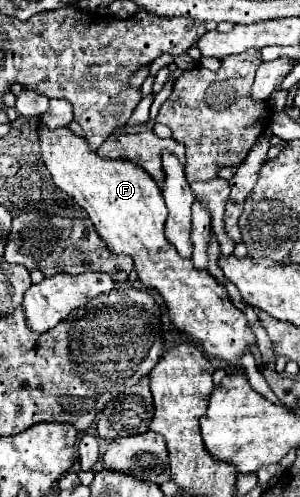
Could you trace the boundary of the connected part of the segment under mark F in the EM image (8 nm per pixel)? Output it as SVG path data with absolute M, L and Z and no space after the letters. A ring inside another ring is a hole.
M38 125L38 139L40 139L42 161L44 161L46 169L50 171L56 187L60 187L64 193L68 193L76 201L76 205L80 205L88 213L98 235L104 239L104 243L108 245L108 249L112 253L130 255L134 259L138 279L144 285L156 289L164 297L164 301L168 305L170 321L182 333L186 333L192 339L192 343L202 347L202 351L208 357L222 359L228 363L238 363L242 353L250 351L250 345L256 343L256 337L246 323L246 315L238 307L234 307L226 289L208 271L194 269L194 263L190 259L178 257L178 251L170 245L170 241L166 241L164 221L166 221L168 209L162 201L162 195L160 195L156 181L144 169L138 169L138 165L130 165L130 161L116 161L116 159L98 157L98 153L94 149L90 149L88 141L84 137L72 133L70 129L50 131L44 125Z

